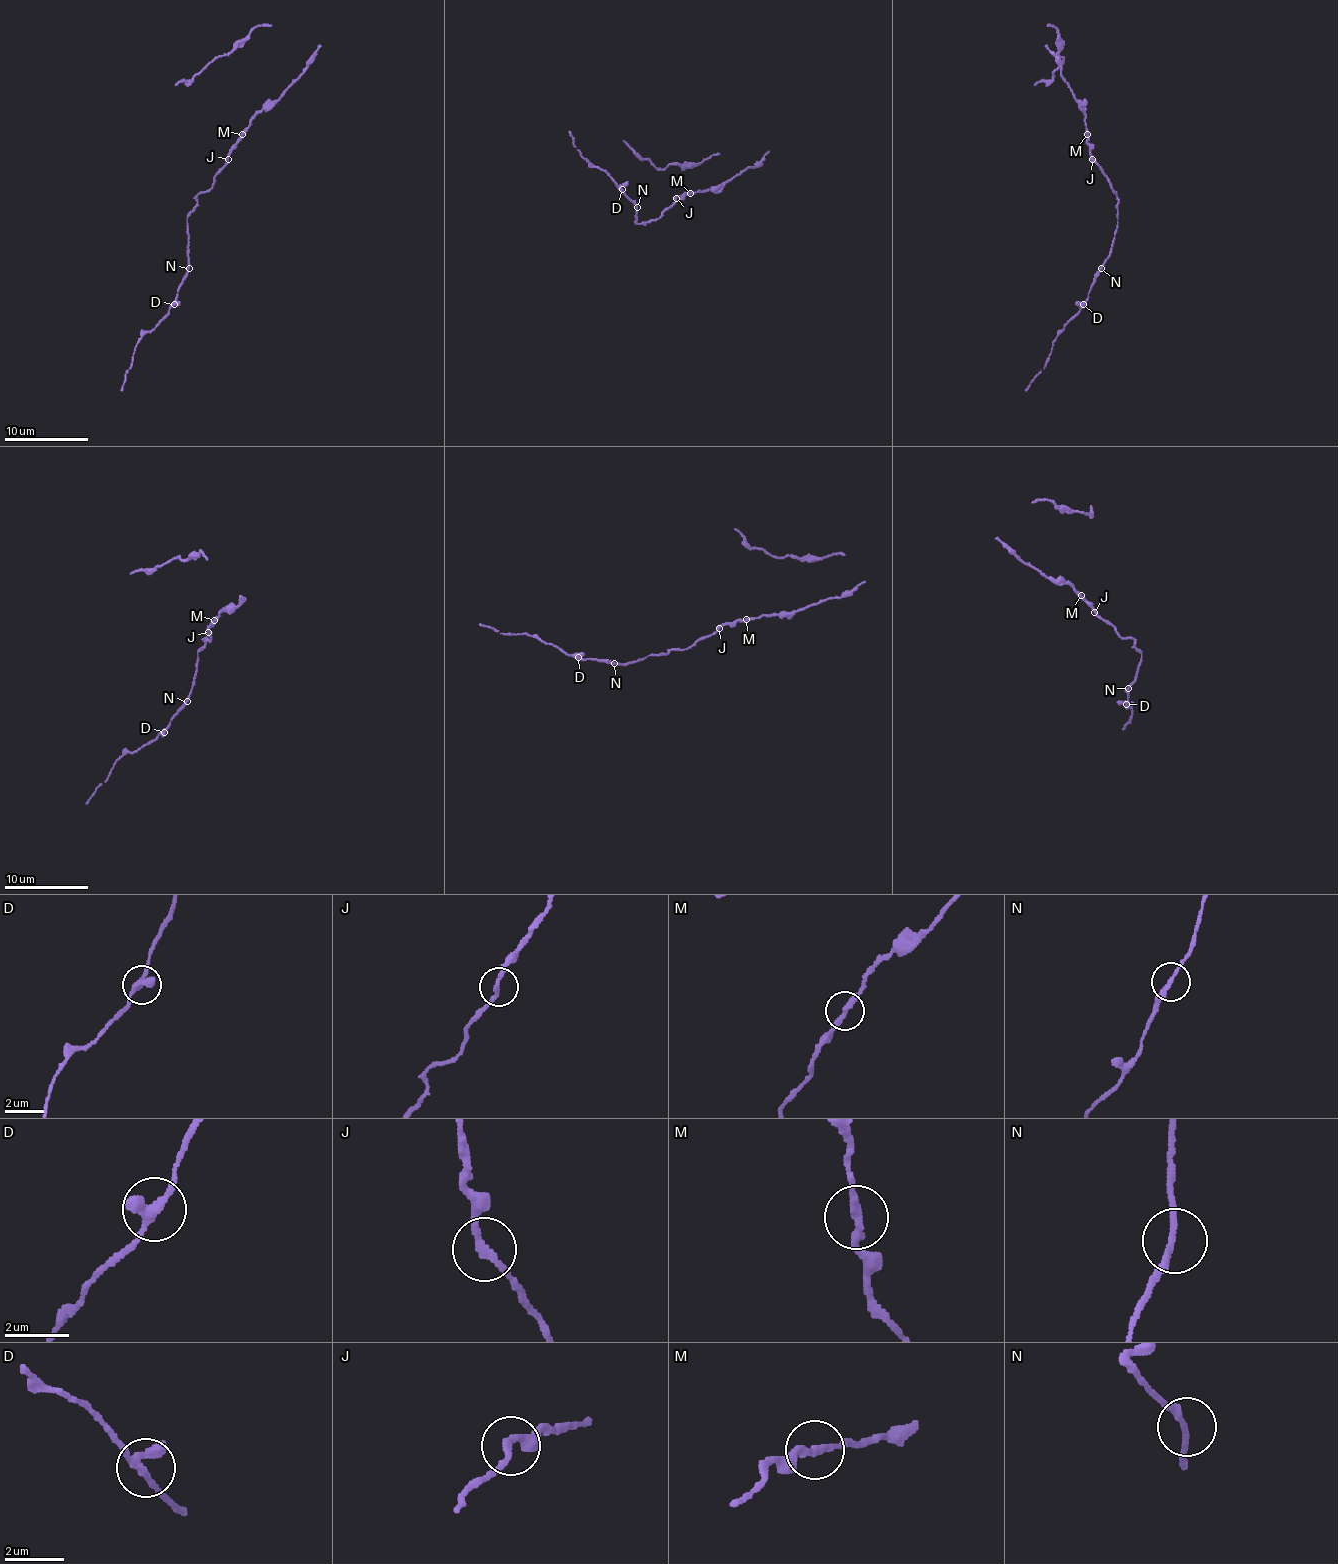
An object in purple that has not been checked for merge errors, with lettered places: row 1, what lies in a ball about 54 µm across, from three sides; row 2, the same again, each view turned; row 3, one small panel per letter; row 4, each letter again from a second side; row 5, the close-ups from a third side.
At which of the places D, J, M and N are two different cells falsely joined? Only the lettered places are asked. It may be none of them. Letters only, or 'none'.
M

